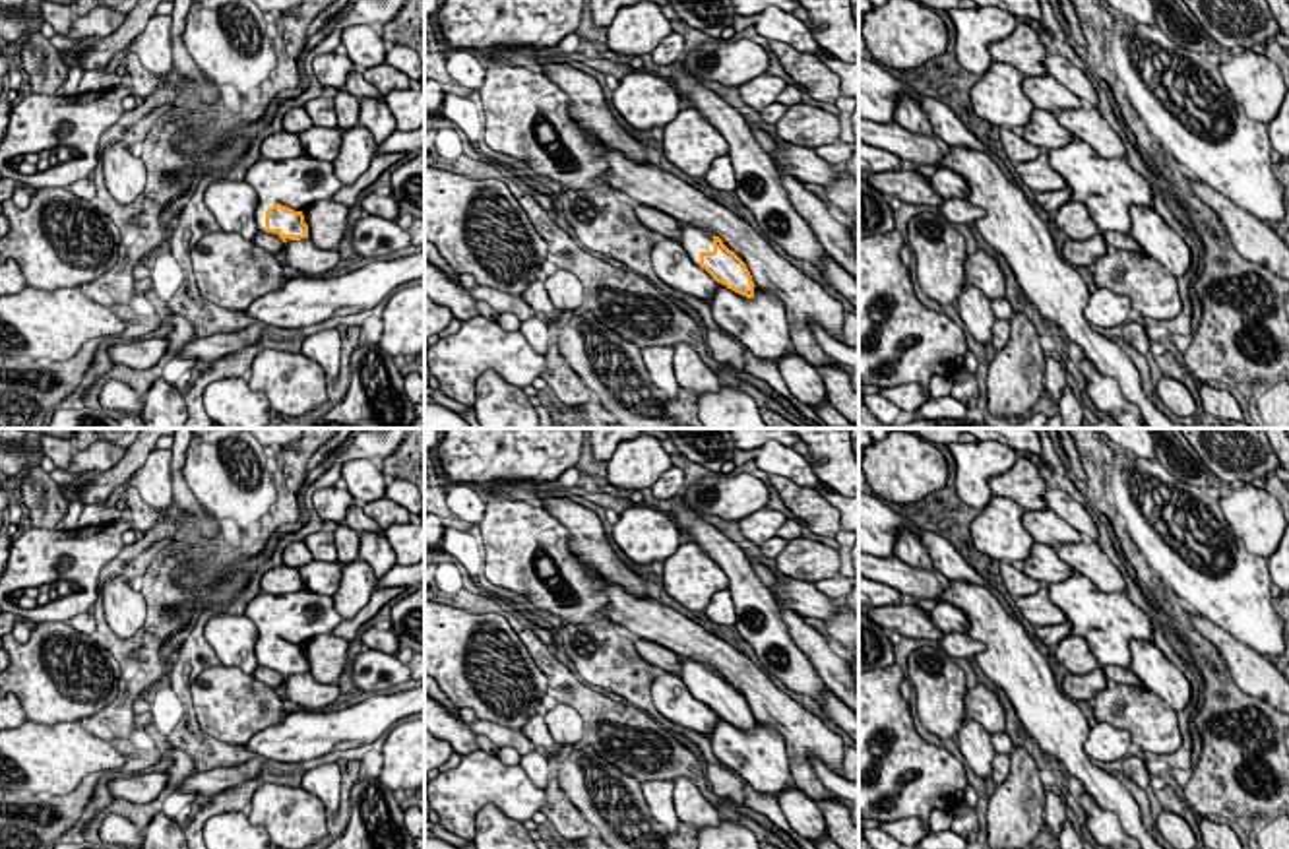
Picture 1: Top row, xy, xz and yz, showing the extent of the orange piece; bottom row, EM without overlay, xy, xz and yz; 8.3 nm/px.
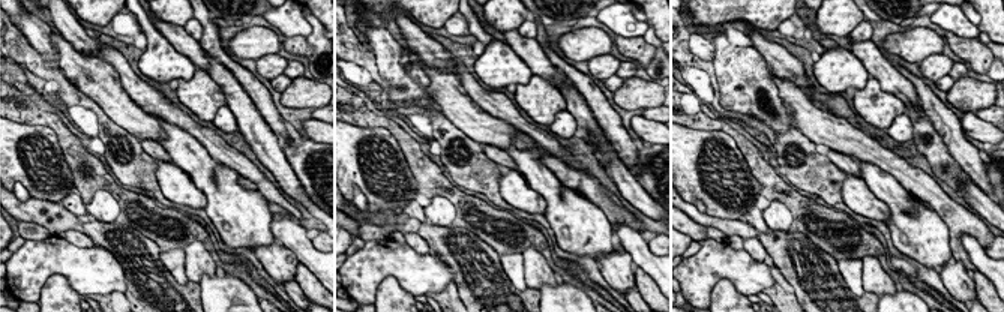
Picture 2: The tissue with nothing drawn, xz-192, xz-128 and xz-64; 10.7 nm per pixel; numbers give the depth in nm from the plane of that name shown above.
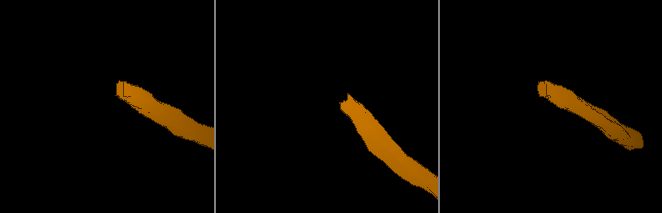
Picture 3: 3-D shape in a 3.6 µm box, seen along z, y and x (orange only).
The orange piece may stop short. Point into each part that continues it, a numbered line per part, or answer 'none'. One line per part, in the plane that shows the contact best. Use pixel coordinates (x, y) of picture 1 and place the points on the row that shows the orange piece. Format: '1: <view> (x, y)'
1: xy (297, 183)

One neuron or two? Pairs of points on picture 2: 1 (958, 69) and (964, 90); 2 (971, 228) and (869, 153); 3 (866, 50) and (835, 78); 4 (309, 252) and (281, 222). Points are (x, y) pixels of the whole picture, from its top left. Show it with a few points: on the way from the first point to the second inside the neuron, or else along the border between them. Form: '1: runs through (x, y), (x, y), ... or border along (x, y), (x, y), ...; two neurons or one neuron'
1: border along (965, 75), (956, 80); two neurons
2: runs through (946, 207), (895, 165); one neuron
3: border along (850, 51), (871, 75); two neurons
4: runs through (302, 245), (288, 230); one neuron

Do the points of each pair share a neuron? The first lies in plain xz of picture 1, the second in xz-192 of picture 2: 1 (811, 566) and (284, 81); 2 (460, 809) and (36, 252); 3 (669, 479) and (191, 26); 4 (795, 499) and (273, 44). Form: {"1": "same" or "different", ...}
{"1": "different", "2": "same", "3": "same", "4": "different"}

